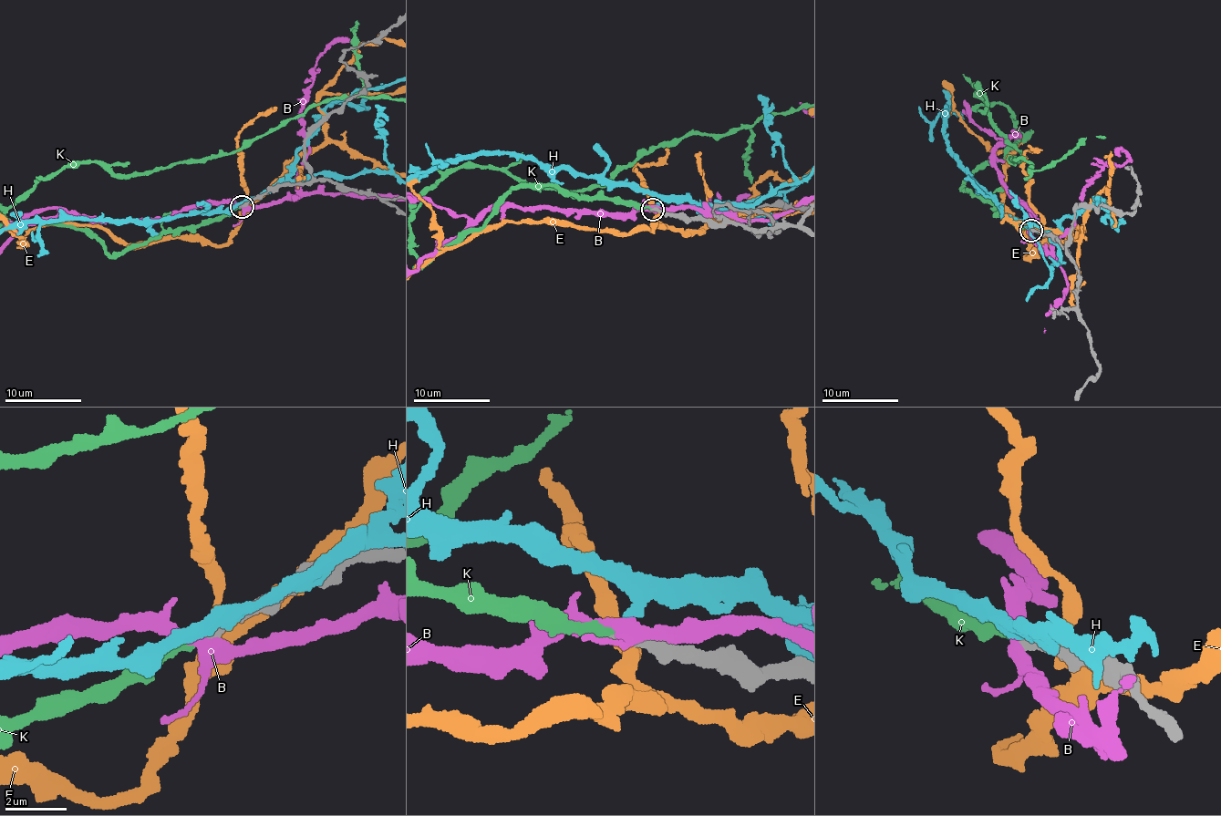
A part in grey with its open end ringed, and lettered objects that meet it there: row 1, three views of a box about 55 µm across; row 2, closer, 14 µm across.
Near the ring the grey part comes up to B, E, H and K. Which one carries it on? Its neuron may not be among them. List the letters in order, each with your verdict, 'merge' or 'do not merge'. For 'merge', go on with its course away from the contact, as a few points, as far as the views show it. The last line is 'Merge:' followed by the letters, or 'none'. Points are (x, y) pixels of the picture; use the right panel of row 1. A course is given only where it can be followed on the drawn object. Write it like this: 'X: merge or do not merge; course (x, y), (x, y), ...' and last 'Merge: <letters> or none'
B: do not merge
E: do not merge
H: do not merge
K: merge
Merge: K

